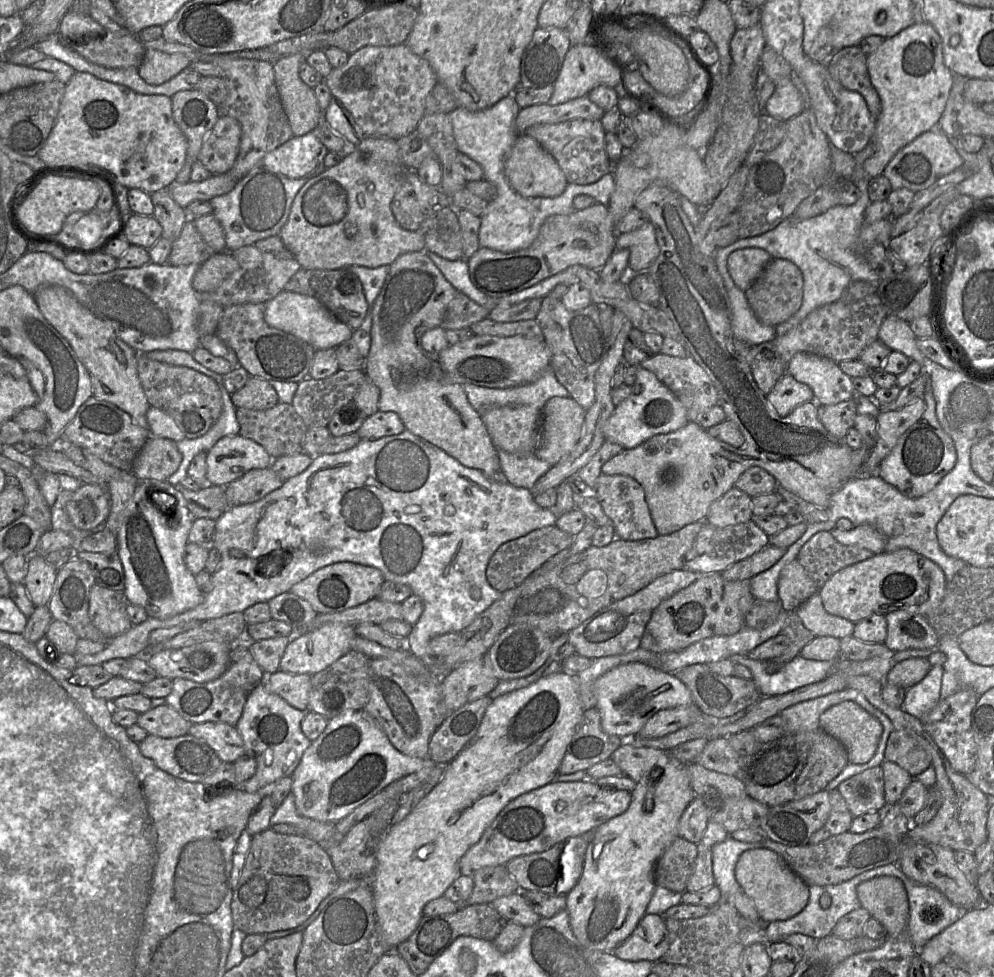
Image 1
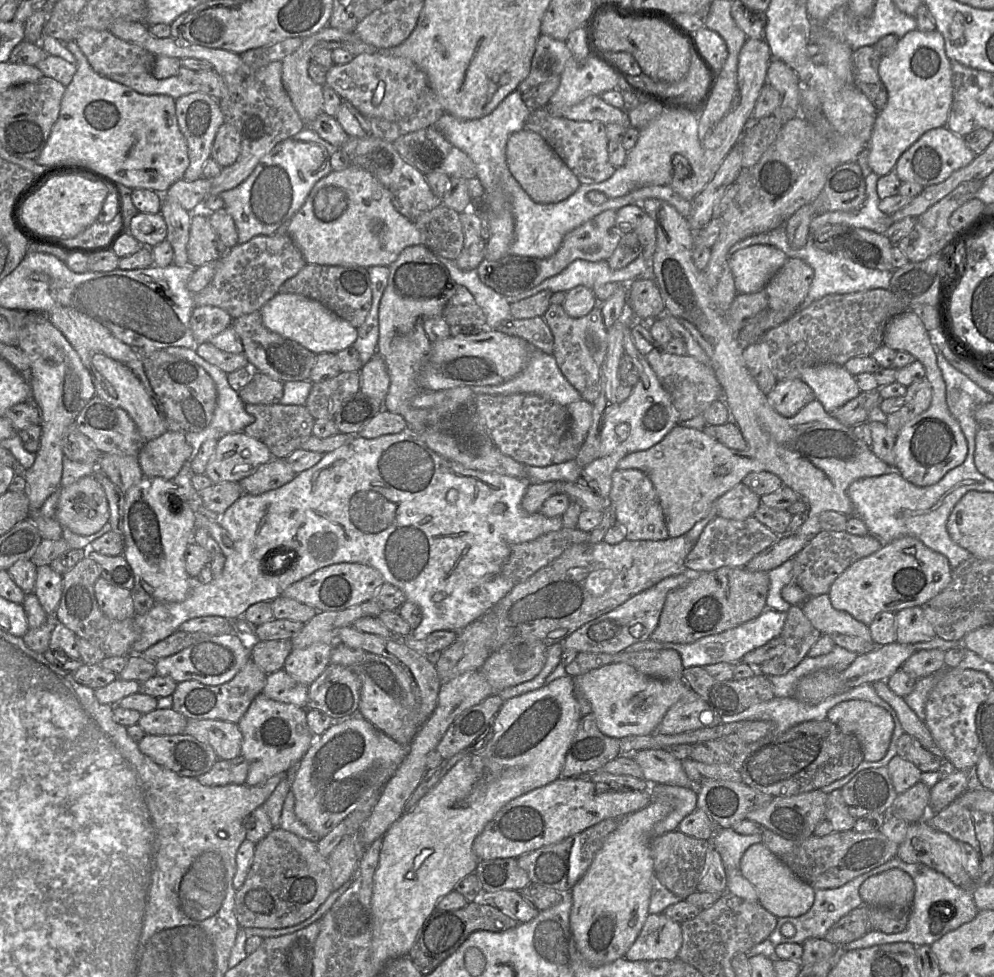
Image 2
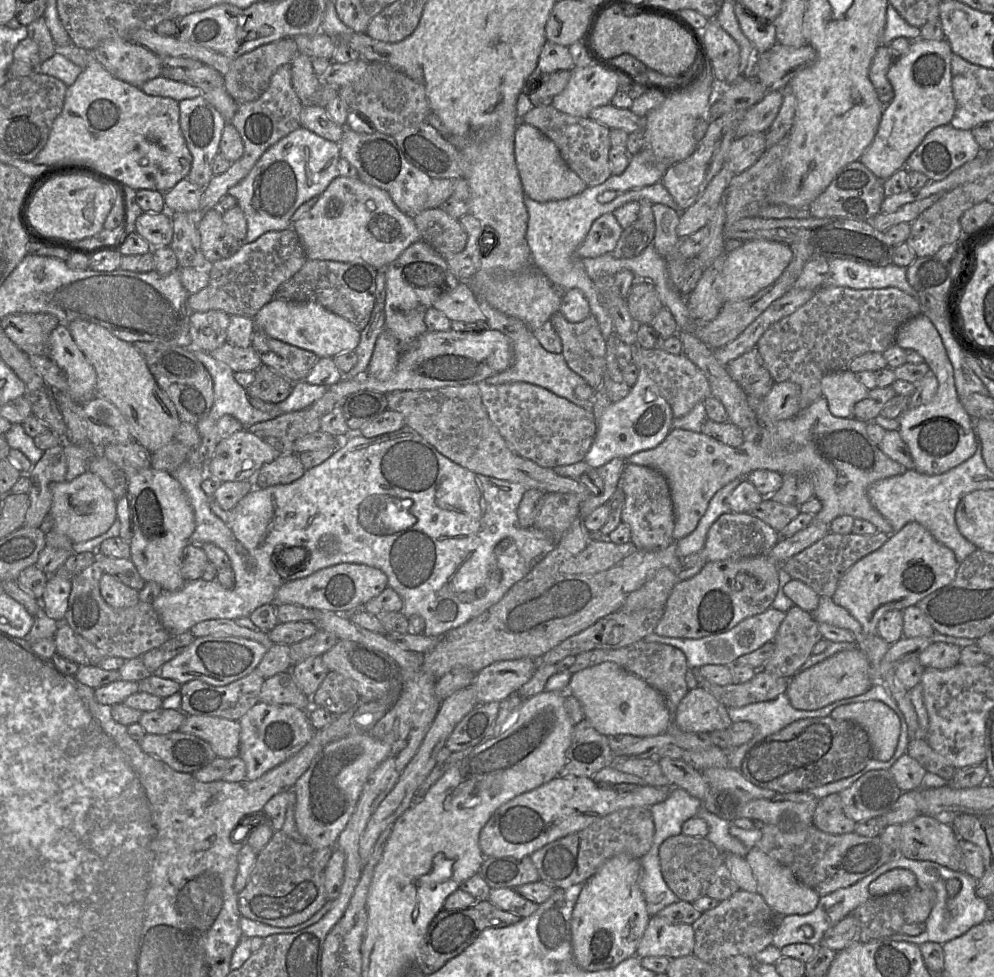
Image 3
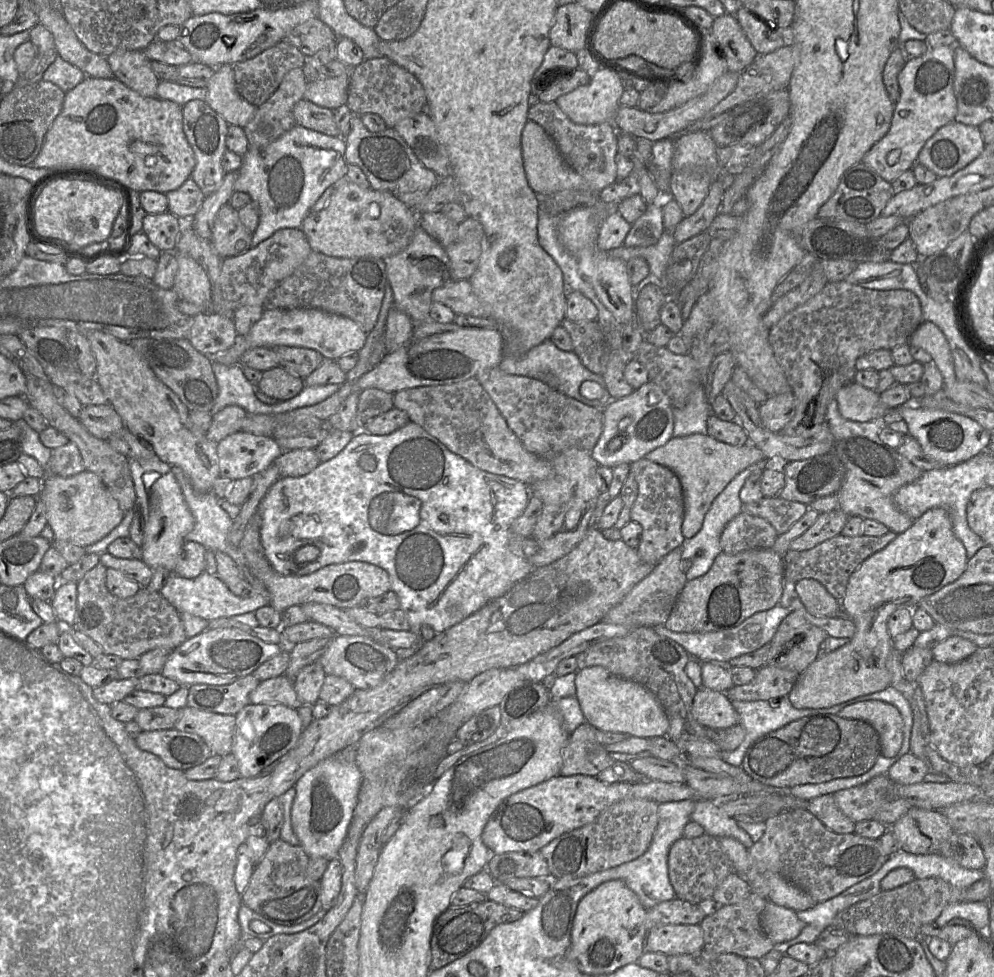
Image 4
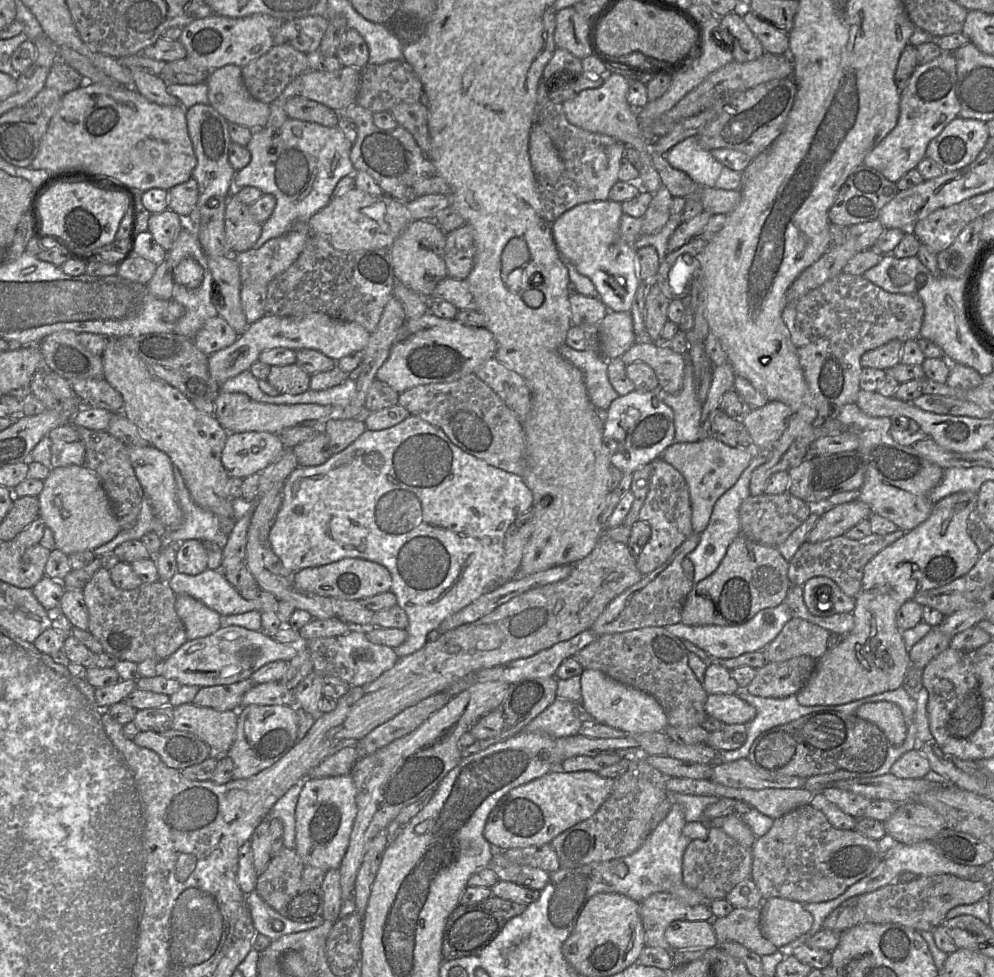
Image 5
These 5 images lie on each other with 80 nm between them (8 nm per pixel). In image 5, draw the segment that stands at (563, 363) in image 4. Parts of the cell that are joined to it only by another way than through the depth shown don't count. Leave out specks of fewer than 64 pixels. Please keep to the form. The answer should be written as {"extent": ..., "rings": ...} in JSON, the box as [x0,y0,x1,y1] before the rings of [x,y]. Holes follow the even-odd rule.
{"extent":[560,345,619,411],"rings":[[[567,345],[560,347],[560,354],[582,372],[590,402],[596,409],[607,411],[619,397],[608,378],[607,360],[597,352],[578,351]]]}

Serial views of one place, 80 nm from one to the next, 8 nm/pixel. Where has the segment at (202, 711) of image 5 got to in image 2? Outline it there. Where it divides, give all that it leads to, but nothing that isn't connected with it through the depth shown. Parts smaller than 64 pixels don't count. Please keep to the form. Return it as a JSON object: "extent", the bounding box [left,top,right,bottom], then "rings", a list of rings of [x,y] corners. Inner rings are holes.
{"extent":[184,719,242,760],"rings":[[[188,719],[184,734],[209,744],[218,759],[233,760],[241,755],[242,733],[237,723],[214,719]]]}

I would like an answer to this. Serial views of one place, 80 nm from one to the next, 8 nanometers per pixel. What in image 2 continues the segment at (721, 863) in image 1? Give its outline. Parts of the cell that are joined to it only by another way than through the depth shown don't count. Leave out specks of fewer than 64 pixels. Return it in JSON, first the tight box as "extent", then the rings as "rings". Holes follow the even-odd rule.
{"extent":[711,828,762,876],"rings":[[[733,828],[719,829],[711,837],[714,849],[721,856],[726,876],[739,872],[740,859],[747,848],[762,843],[762,834],[742,835]]]}

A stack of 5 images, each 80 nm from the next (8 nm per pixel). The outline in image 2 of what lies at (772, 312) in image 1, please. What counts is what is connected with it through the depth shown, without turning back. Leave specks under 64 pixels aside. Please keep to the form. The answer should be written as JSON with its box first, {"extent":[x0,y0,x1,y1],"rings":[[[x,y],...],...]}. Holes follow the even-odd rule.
{"extent":[764,258,813,311],"rings":[[[788,258],[764,289],[769,311],[794,310],[804,301],[813,281],[813,268],[798,258]]]}

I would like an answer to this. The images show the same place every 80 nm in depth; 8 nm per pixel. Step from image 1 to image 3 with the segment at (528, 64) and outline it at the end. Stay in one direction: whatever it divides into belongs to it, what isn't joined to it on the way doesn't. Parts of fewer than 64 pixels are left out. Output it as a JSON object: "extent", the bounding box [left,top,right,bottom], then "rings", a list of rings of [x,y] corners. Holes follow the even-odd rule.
{"extent":[522,41,575,95],"rings":[[[546,41],[539,55],[535,70],[528,77],[522,92],[527,95],[549,75],[575,67],[568,47]]]}

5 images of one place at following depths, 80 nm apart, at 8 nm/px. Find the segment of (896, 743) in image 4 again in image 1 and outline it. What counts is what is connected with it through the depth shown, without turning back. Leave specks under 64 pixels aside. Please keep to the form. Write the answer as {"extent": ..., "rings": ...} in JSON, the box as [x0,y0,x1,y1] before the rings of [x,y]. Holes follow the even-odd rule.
{"extent":[819,702,883,764],"rings":[[[855,702],[834,705],[819,718],[819,728],[846,748],[850,764],[864,764],[875,755],[883,727],[878,719]]]}

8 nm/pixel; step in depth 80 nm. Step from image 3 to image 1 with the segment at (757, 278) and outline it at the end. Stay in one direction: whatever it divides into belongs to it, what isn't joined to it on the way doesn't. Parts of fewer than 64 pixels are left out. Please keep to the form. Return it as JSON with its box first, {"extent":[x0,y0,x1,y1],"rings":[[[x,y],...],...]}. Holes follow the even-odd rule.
{"extent":[728,248,774,291],"rings":[[[762,248],[740,249],[728,257],[728,272],[735,285],[745,291],[755,282],[771,259],[774,258]]]}

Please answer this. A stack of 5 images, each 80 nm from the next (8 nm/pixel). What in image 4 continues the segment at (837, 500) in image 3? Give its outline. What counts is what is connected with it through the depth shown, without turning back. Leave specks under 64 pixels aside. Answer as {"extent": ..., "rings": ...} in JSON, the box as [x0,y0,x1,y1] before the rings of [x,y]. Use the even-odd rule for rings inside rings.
{"extent":[644,399,923,539],"rings":[[[834,399],[828,404],[826,422],[834,438],[829,453],[834,453],[846,468],[842,486],[835,494],[838,497],[838,509],[849,517],[859,516],[878,521],[897,534],[906,531],[915,520],[898,509],[893,496],[901,487],[916,481],[923,471],[900,454],[897,448],[891,448],[880,440],[879,433],[886,426],[882,418],[867,422],[845,419]],[[708,434],[673,436],[666,444],[652,450],[644,458],[669,468],[679,477],[684,498],[681,530],[685,539],[692,538],[700,531],[713,500],[738,473],[756,462],[766,460],[764,453],[752,443],[733,446]]]}

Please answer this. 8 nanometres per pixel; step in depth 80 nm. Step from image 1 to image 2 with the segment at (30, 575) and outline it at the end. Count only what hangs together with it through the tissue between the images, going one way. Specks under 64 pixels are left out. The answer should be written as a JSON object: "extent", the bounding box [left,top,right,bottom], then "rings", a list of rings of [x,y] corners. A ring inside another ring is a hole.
{"extent":[33,565,62,615],"rings":[[[48,565],[37,567],[33,594],[36,595],[45,613],[55,615],[62,592],[62,575]]]}

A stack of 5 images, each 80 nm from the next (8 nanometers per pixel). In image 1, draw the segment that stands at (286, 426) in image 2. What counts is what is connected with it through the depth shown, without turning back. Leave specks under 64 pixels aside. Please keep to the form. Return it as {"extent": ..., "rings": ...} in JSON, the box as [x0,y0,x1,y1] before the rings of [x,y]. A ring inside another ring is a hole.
{"extent":[236,402,308,459],"rings":[[[278,402],[274,407],[265,410],[237,408],[236,418],[240,427],[239,435],[260,444],[272,459],[285,455],[285,449],[288,445],[303,445],[303,440],[308,430],[291,403]]]}

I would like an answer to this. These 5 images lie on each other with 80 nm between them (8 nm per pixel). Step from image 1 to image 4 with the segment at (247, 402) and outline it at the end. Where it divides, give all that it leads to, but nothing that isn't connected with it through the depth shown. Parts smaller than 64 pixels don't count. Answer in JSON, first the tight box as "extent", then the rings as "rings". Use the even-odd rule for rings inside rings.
{"extent":[257,367,304,401],"rings":[[[281,367],[263,371],[257,387],[277,401],[285,401],[298,395],[304,388],[304,379],[289,374]]]}

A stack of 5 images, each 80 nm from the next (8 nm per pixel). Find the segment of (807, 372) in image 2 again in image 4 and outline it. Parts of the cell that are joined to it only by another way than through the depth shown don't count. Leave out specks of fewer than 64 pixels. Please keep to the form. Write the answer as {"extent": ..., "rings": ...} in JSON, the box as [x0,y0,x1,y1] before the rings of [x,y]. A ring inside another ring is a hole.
{"extent":[836,381,892,422],"rings":[[[855,381],[843,386],[836,394],[840,414],[848,420],[867,422],[883,415],[892,408],[881,403],[879,393]]]}

